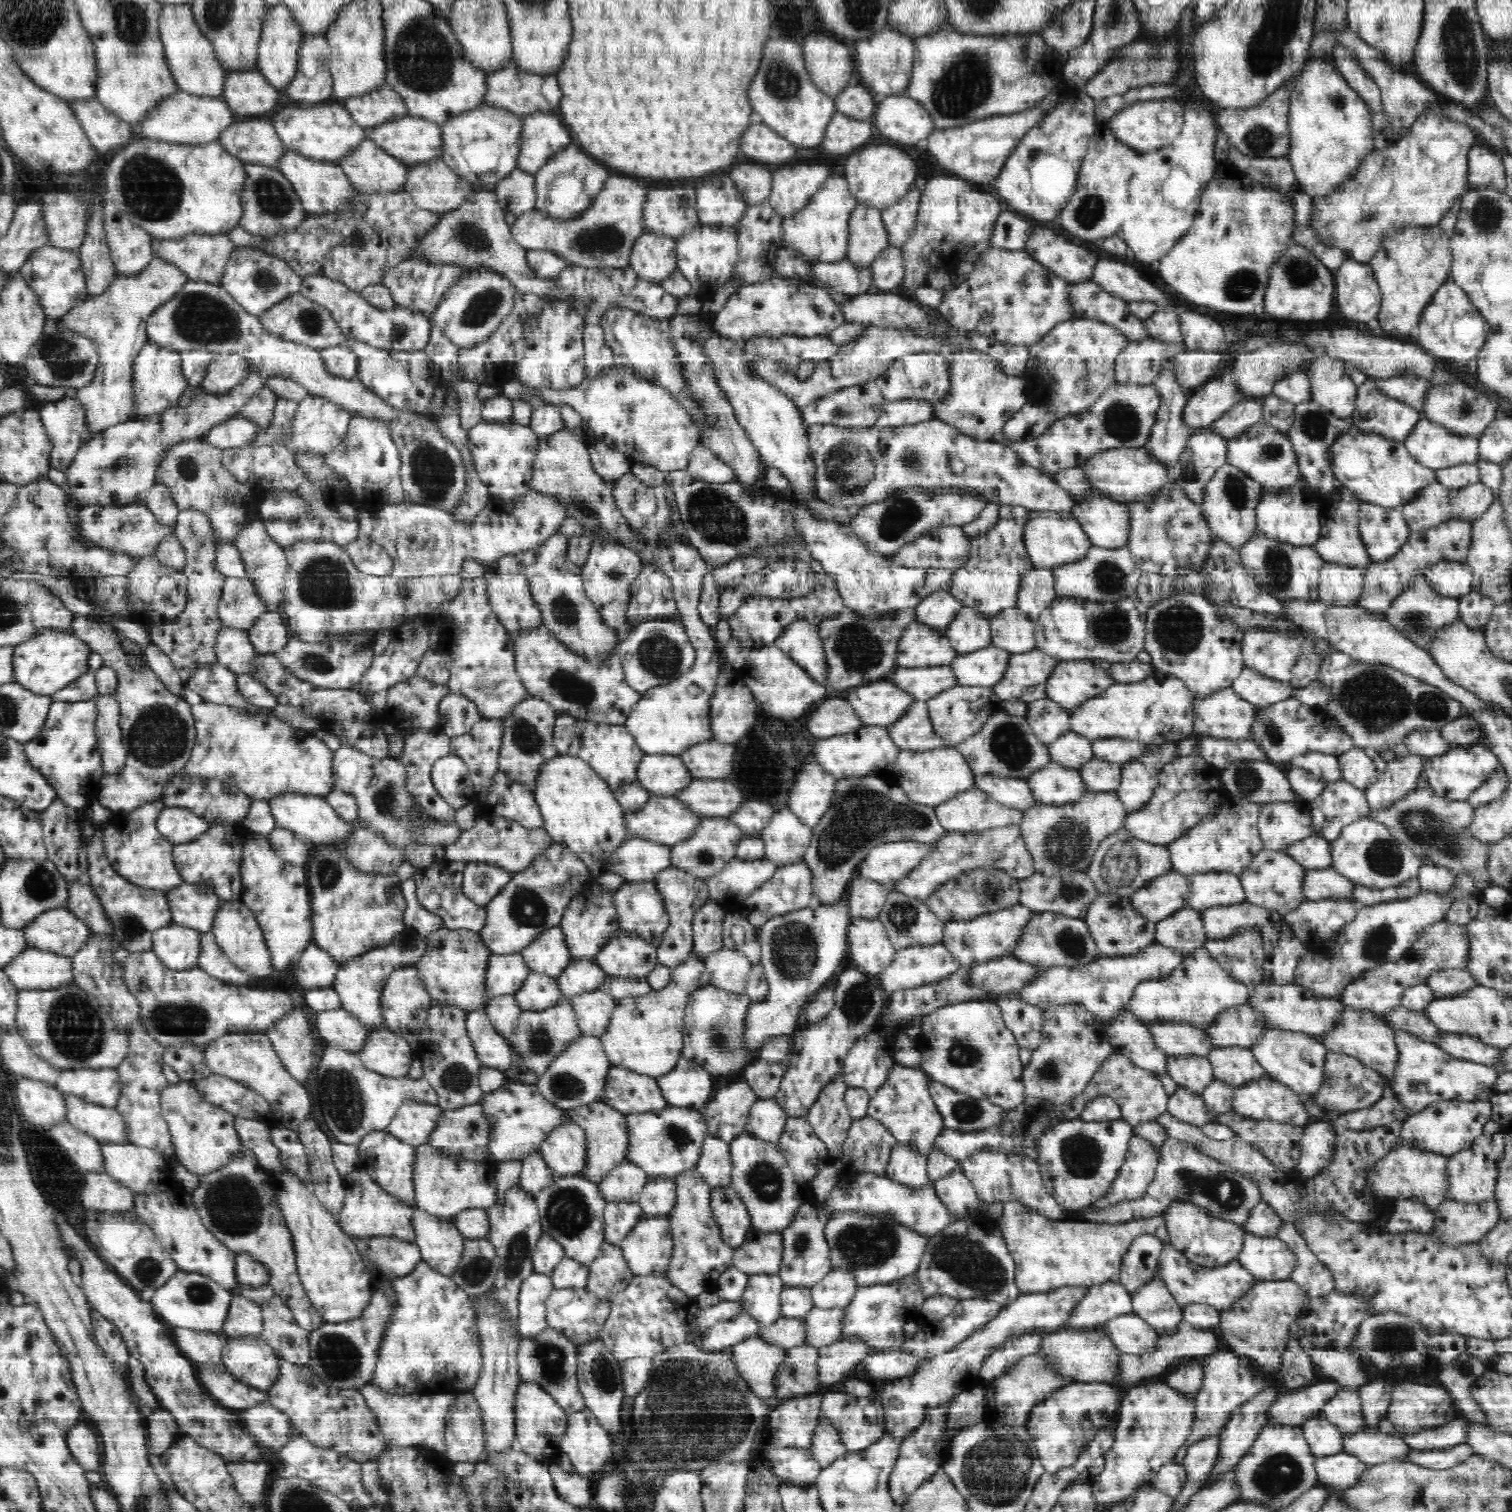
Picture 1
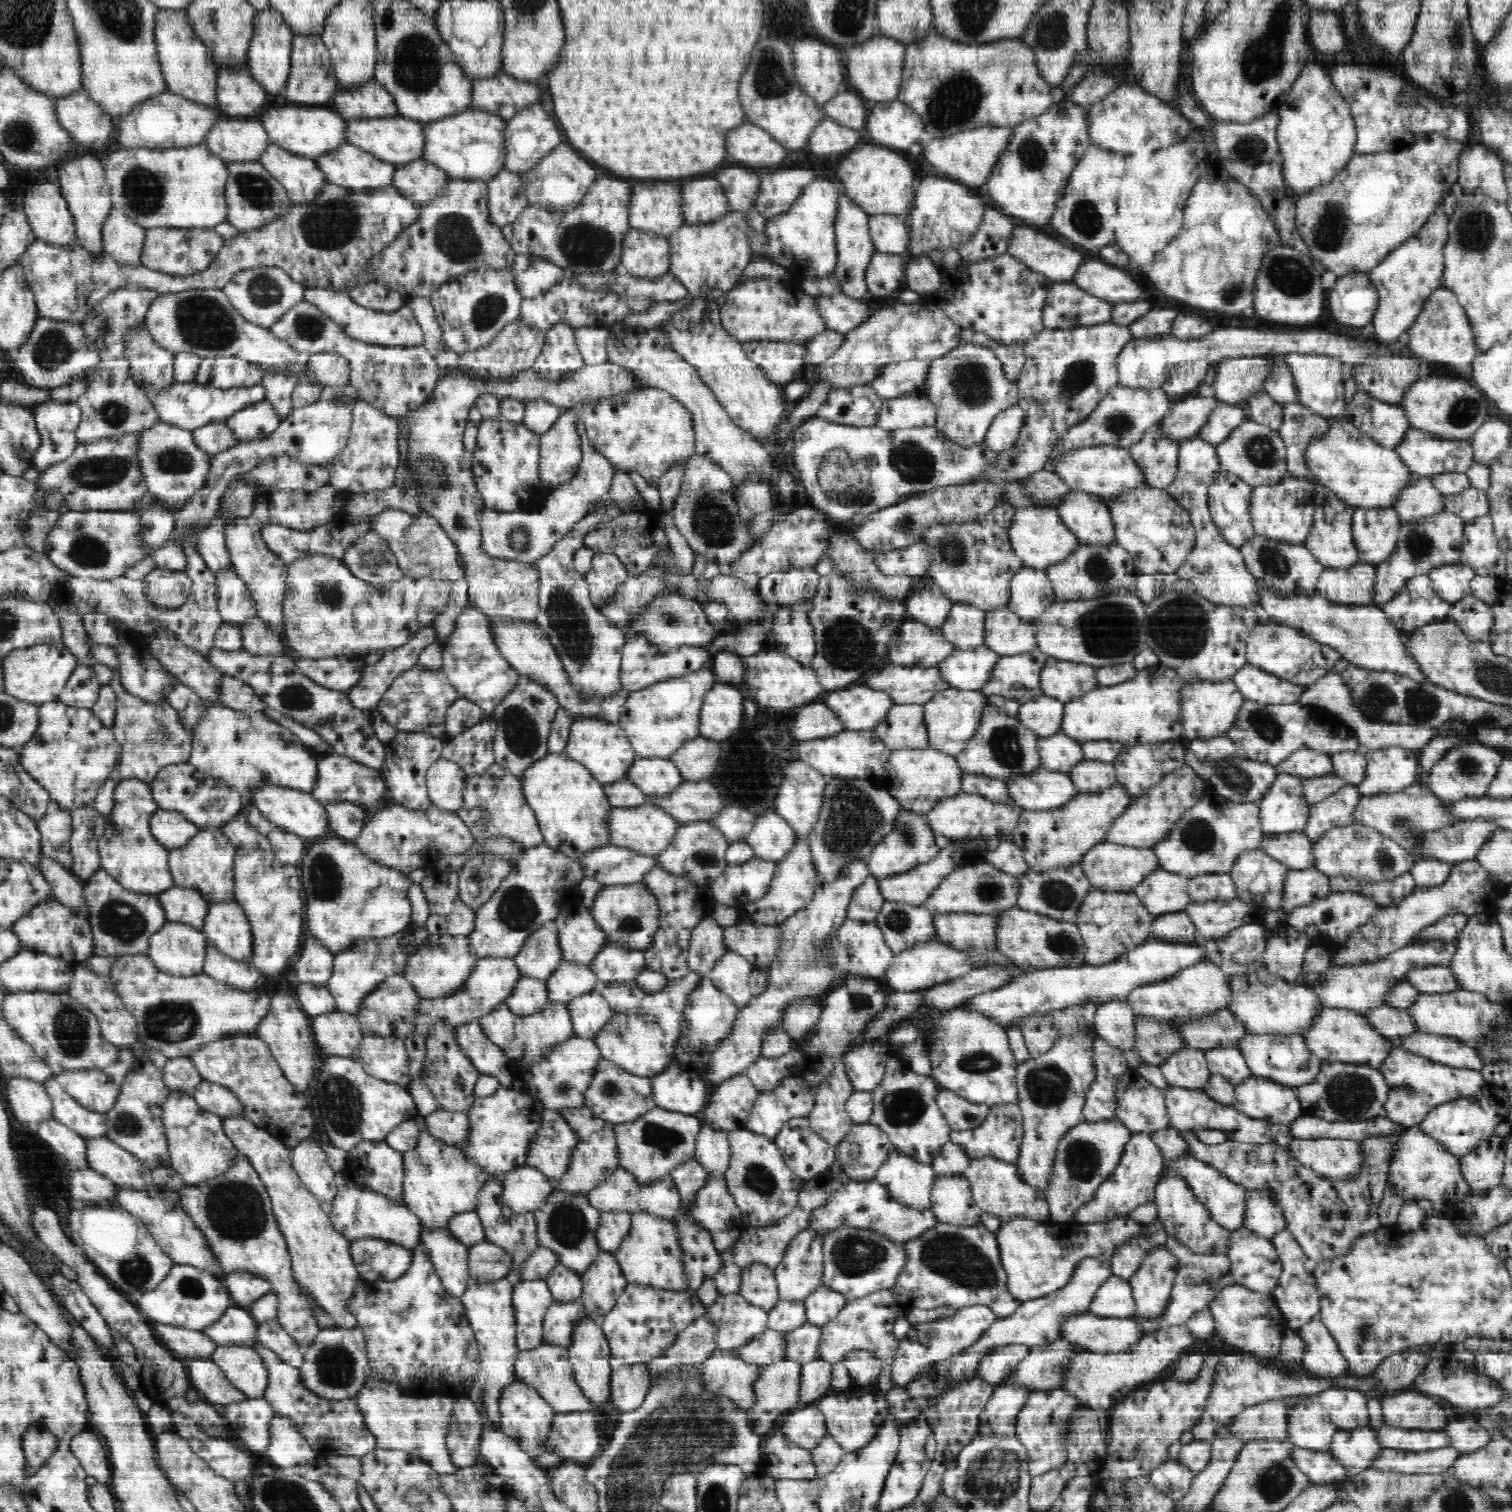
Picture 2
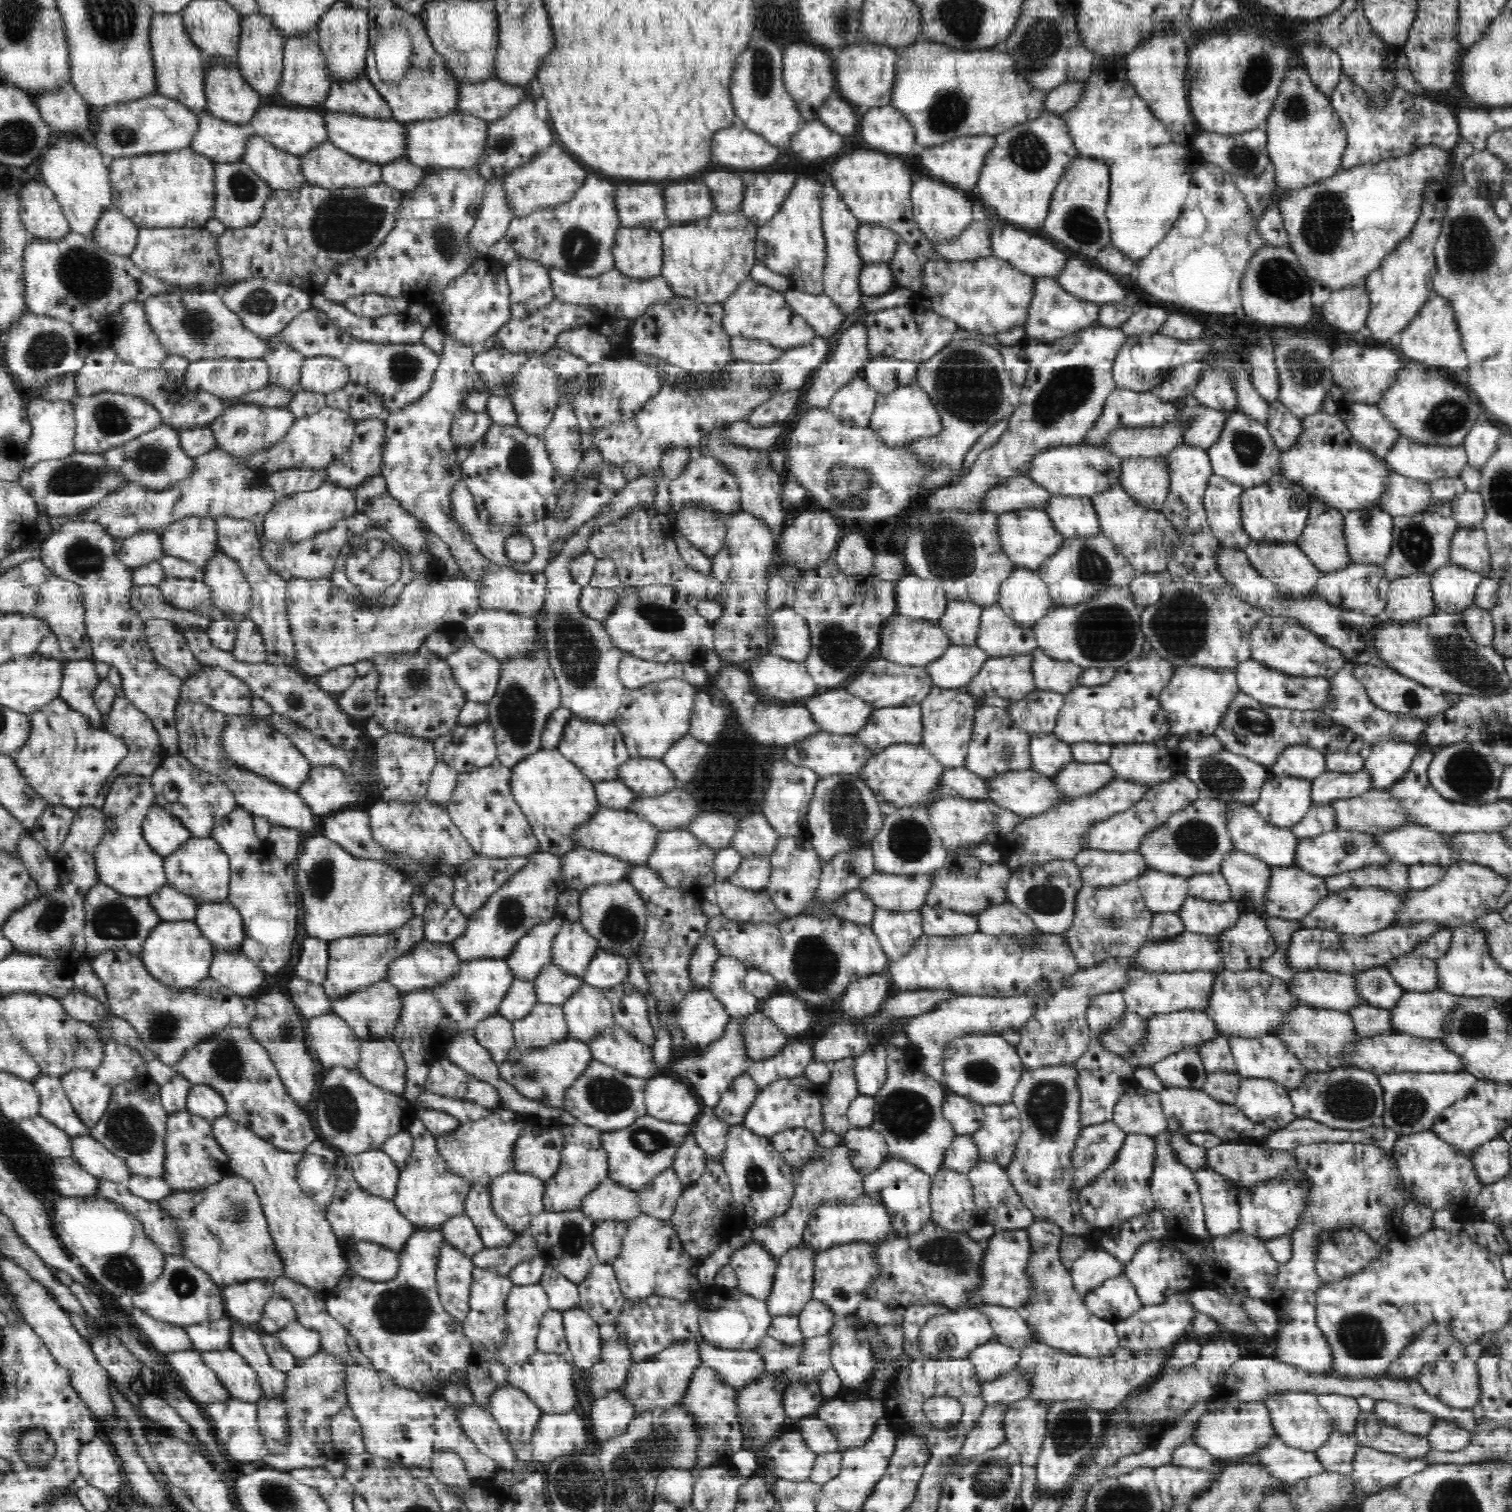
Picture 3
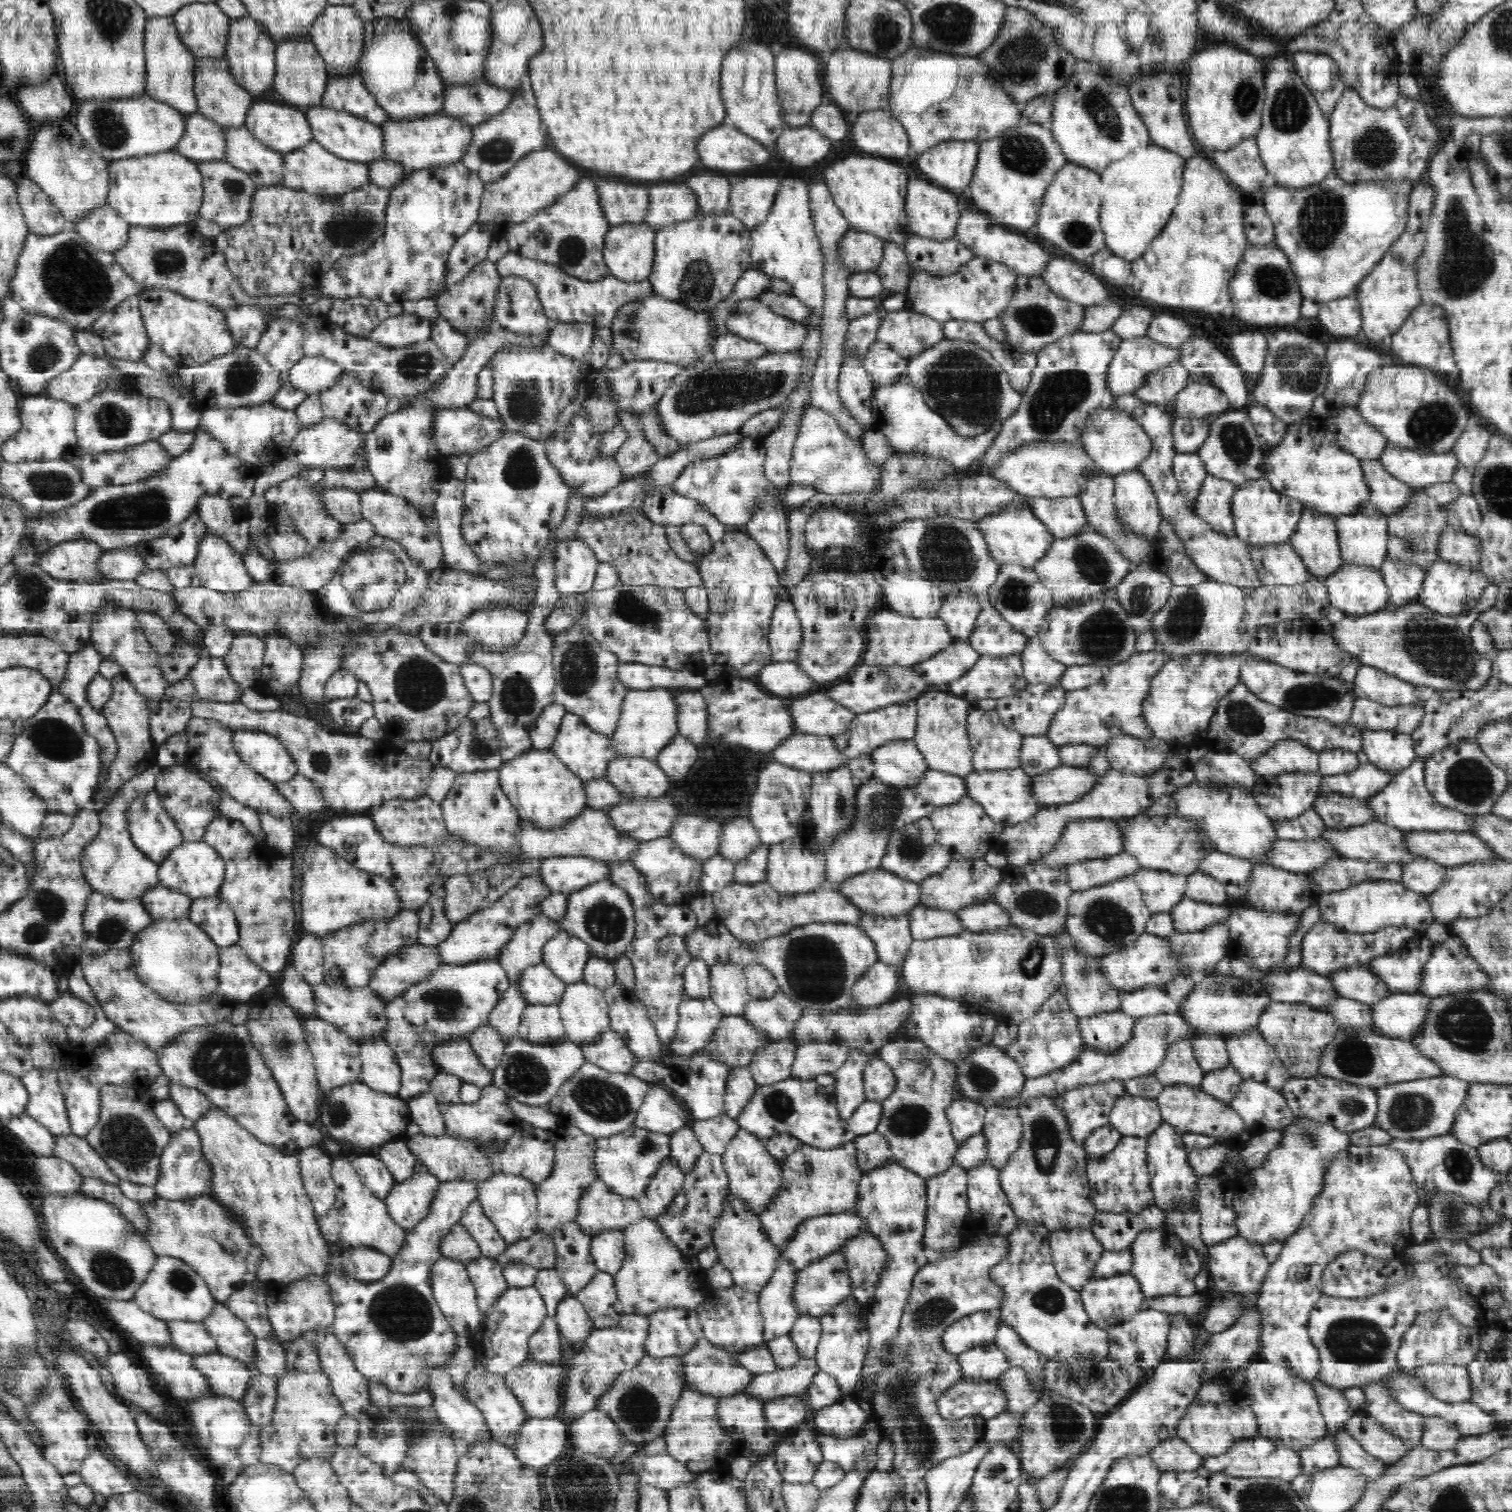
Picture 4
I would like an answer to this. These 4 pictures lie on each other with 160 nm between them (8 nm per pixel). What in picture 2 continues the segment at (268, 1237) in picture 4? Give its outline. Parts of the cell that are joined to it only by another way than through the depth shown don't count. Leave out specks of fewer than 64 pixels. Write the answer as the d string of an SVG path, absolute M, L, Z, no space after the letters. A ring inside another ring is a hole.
M225 1117L223 1129L236 1150L250 1161L269 1194L278 1228L288 1244L294 1281L316 1299L338 1328L354 1330L357 1321L354 1315L348 1313L348 1304L364 1280L352 1261L352 1242L333 1227L329 1214L322 1210L317 1198L301 1183L291 1163L291 1150L281 1140L276 1140L269 1132L242 1117Z

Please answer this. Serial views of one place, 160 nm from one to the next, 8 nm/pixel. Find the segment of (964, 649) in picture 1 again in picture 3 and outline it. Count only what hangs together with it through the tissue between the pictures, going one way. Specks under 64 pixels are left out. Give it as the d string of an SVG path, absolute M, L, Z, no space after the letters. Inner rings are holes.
M950 601L937 622L952 645L975 645L983 607L973 602Z

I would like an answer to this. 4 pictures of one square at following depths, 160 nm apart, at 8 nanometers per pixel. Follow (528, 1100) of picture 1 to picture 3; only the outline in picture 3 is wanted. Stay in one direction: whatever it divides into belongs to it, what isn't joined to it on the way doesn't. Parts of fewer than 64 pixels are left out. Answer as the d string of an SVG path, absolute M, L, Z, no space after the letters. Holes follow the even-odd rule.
M501 1104L492 1109L490 1116L461 1124L456 1130L436 1137L437 1153L444 1159L446 1168L473 1184L491 1183L497 1176L513 1170L514 1147L525 1129L522 1113L503 1108Z

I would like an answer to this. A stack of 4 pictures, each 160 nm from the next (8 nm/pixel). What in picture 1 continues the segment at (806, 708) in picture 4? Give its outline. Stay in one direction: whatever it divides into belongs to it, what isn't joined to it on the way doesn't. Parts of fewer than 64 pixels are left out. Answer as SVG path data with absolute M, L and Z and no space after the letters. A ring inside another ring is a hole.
M888 680L862 685L843 698L850 703L863 726L888 727L894 724L915 698Z

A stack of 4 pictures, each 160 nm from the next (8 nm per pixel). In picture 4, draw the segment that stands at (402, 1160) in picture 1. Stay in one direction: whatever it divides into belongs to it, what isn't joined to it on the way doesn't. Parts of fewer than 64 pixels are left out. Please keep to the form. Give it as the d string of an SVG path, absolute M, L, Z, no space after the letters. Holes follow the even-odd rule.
M370 1153L360 1155L351 1160L358 1177L378 1198L386 1198L386 1195L396 1184L388 1167L376 1156Z

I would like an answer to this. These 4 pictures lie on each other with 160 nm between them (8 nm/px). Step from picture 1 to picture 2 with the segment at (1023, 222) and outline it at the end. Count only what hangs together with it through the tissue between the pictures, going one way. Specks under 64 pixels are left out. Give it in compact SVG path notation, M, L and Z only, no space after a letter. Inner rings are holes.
M988 208L972 238L957 250L964 263L1004 254L1014 230L1012 220L1014 218Z

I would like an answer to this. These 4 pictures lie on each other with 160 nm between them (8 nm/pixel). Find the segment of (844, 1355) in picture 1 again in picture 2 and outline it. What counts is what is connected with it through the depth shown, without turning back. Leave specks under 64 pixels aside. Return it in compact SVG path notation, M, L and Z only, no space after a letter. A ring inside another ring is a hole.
M817 1357L801 1366L799 1406L816 1403L832 1391L832 1367L831 1362Z

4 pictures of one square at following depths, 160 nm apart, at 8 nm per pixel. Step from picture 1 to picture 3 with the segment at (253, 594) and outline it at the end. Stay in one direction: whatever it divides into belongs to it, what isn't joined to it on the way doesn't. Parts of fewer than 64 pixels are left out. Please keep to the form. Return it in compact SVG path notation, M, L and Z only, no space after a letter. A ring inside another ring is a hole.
M218 548L202 572L201 579L211 588L214 605L236 622L248 618L252 608L250 583L236 560Z

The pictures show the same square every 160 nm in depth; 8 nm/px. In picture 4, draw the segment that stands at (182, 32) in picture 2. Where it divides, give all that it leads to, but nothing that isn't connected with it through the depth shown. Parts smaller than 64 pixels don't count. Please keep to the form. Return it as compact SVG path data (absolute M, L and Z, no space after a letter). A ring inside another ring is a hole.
M172 16L149 17L145 26L146 86L144 94L191 114L197 110L194 94L194 58L182 44Z

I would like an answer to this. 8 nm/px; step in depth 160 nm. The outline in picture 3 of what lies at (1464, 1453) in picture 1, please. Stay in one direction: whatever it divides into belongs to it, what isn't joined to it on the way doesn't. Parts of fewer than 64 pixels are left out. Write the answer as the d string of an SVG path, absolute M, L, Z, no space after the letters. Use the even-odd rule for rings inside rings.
M1360 1447L1353 1458L1351 1477L1355 1492L1369 1497L1382 1489L1393 1486L1428 1466L1420 1458L1406 1458L1375 1448Z

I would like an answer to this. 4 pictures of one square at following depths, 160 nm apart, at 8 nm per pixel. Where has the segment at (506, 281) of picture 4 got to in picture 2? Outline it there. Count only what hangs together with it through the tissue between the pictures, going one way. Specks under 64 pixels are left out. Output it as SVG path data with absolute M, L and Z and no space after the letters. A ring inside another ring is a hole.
M518 253L510 271L523 300L542 297L566 274L561 266L545 258Z

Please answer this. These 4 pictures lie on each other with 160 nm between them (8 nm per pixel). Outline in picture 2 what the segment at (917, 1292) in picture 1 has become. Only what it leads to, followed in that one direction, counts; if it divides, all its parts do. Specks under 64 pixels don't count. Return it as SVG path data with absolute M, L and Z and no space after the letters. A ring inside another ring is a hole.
M878 1290L873 1294L852 1300L846 1304L845 1308L821 1329L821 1343L817 1348L817 1358L831 1362L832 1364L841 1362L843 1356L851 1350L867 1350L870 1351L878 1360L883 1362L880 1378L878 1378L878 1388L880 1392L886 1395L891 1389L895 1388L891 1379L892 1362L899 1340L893 1333L894 1322L896 1316L903 1312L907 1315L907 1306L902 1305L898 1300L898 1295L894 1295L892 1290Z

